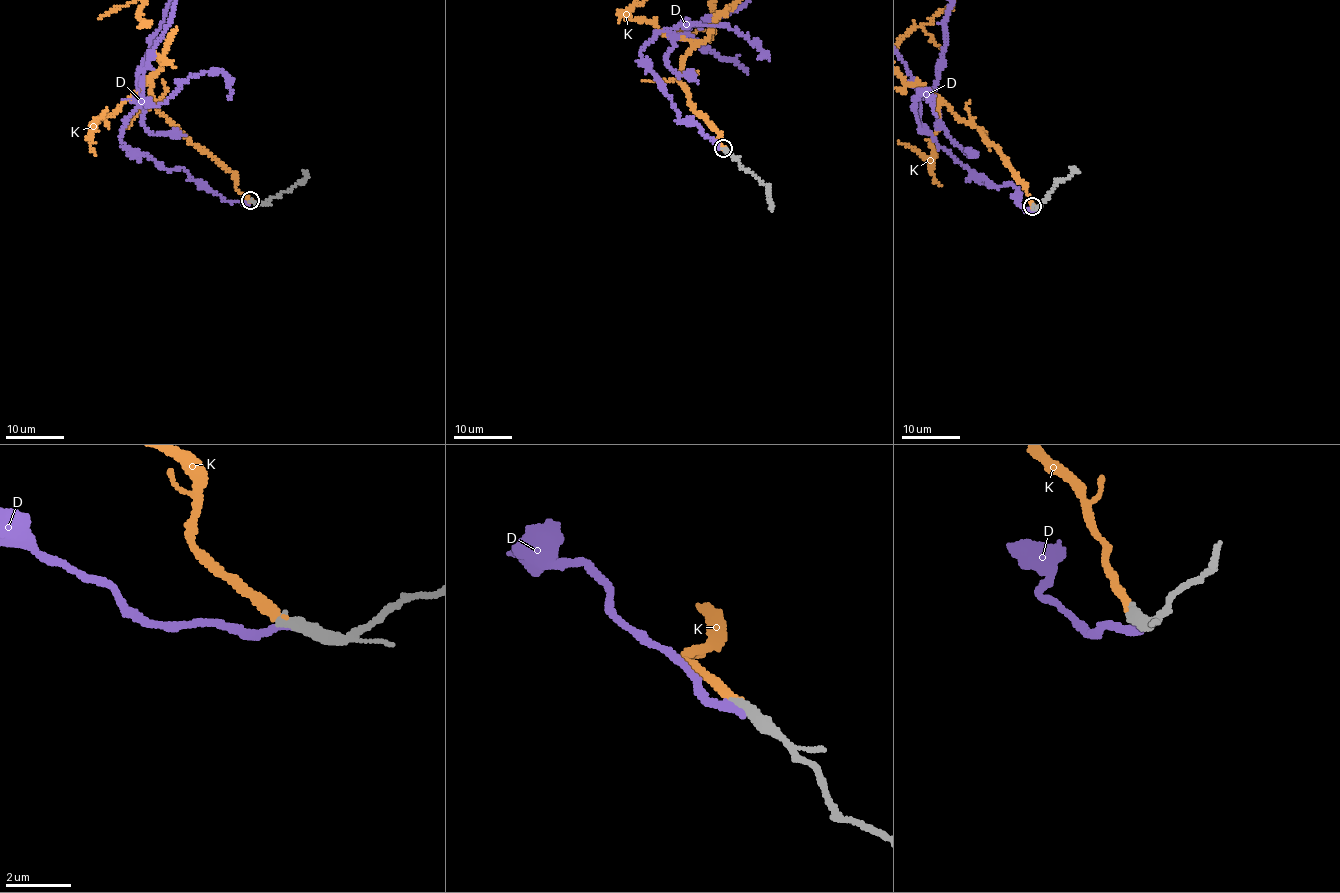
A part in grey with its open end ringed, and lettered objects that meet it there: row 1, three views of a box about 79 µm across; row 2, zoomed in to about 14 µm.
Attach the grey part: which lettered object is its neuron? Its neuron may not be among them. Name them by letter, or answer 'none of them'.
K

